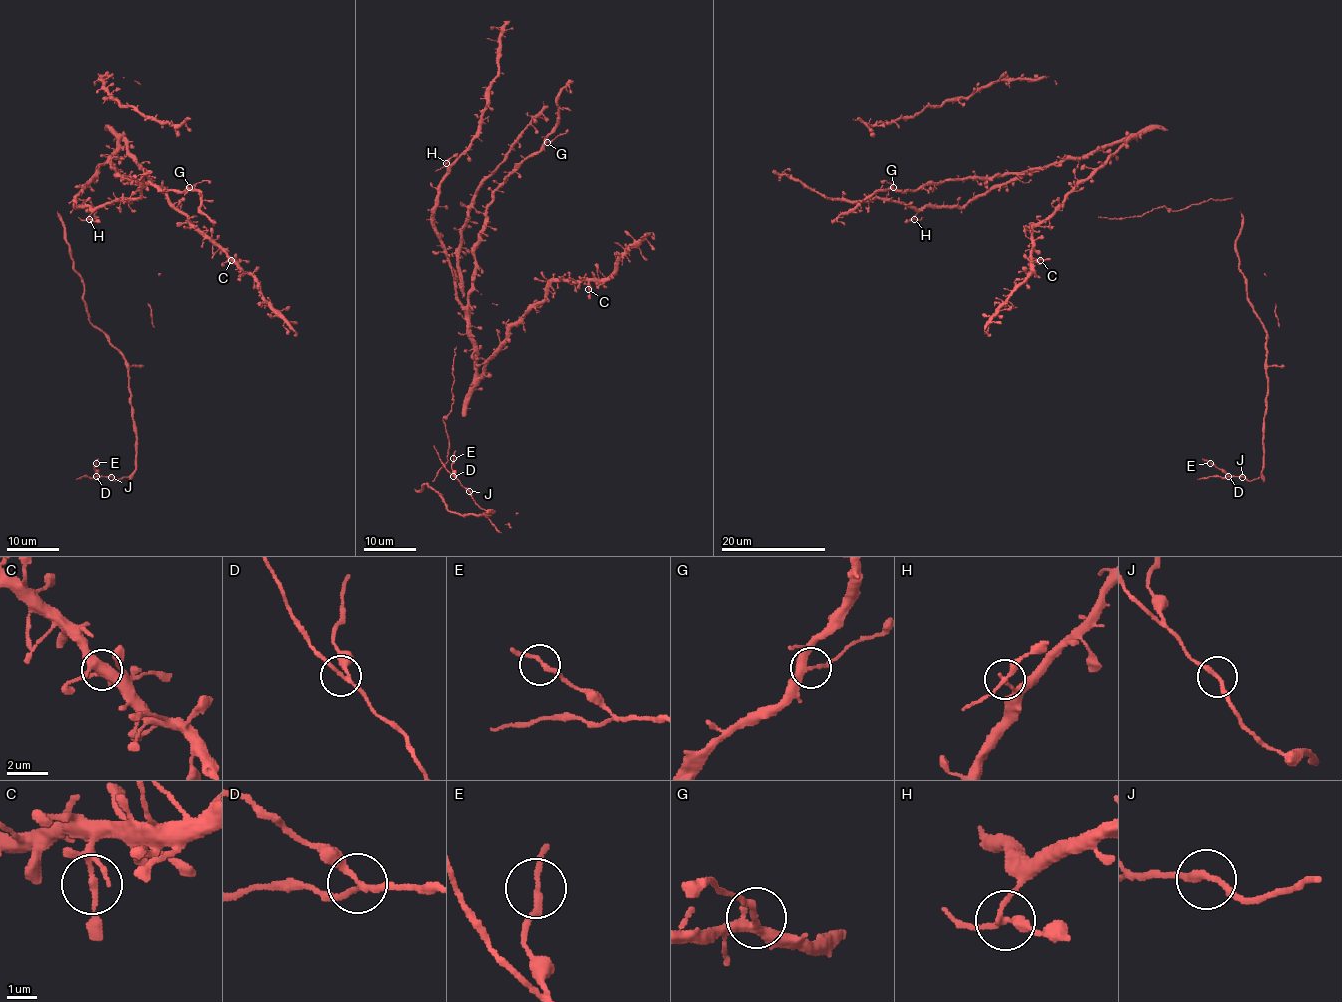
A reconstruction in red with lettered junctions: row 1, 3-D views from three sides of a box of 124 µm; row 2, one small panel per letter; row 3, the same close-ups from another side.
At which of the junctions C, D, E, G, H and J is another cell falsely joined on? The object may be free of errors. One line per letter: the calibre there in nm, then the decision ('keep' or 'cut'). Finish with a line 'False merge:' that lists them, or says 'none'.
C: calibre 160 nm; keep
D: calibre 170 nm; keep
E: calibre 200 nm; keep
G: calibre 280 nm; keep
H: calibre 200 nm; keep
J: calibre 240 nm; keep
False merge: none

